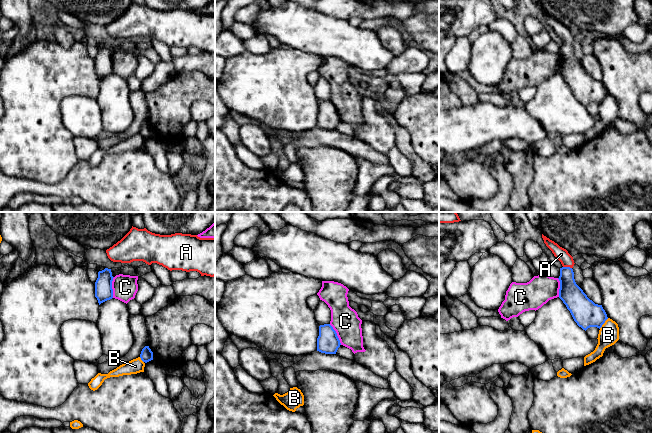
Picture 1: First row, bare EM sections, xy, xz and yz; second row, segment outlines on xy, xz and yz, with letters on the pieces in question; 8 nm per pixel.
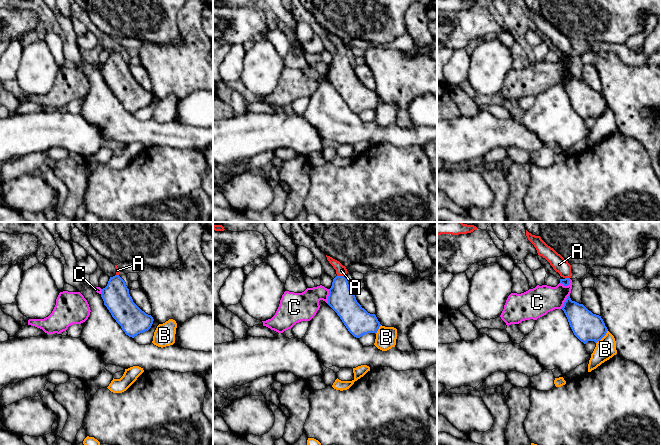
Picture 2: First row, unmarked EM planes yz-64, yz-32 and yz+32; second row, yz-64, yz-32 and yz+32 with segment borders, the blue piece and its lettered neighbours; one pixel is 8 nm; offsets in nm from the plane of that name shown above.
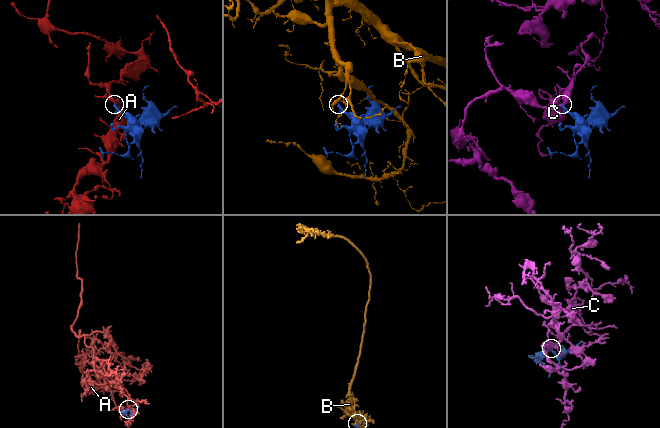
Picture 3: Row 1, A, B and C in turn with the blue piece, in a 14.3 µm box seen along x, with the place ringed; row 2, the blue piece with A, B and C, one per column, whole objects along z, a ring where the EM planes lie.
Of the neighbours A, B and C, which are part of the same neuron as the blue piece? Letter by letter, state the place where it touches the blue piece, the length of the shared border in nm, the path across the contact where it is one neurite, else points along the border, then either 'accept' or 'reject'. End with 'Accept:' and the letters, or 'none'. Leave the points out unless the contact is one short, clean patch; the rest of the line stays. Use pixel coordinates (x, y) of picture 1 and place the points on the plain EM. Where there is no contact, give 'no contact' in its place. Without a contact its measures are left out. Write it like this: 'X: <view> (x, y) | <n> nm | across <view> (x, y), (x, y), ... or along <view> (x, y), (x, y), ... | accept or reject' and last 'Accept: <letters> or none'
A: yz (567, 43) | 70 nm | across yz (570, 69), (567, 60), (567, 43), (567, 37), (561, 30) | accept
B: yz (604, 98) | 120 nm | along yz (608, 94), (599, 104) | reject
C: xy (111, 63) | 170 nm | along xy (114, 53), (112, 57), (112, 73) | reject
Accept: A

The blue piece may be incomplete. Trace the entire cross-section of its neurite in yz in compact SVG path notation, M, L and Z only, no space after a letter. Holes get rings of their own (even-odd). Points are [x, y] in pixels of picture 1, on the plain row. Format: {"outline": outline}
{"outline": "M542 10L546 22L552 27L554 32L561 38L560 44L560 65L559 74L570 87L574 97L583 106L590 103L601 104L608 95L602 81L595 80L590 76L583 66L576 60L574 55L574 36L568 27L560 23L557 19Z"}

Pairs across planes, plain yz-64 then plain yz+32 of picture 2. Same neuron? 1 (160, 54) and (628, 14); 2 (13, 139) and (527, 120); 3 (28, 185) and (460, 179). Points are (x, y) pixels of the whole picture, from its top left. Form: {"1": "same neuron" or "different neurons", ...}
{"1": "different neurons", "2": "different neurons", "3": "same neuron"}

